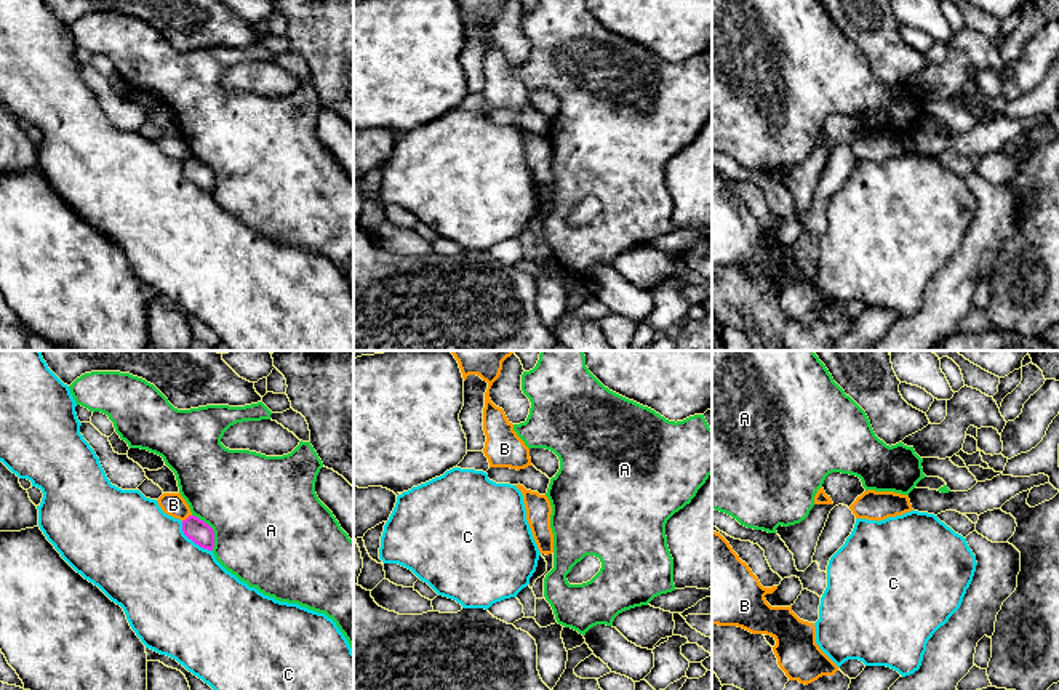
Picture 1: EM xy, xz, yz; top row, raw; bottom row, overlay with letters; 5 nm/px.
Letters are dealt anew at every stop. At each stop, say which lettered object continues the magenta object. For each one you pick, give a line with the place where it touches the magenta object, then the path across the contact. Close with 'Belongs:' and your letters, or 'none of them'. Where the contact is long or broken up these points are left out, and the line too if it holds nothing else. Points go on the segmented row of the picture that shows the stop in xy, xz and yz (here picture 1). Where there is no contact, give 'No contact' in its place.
Belongs: none of them

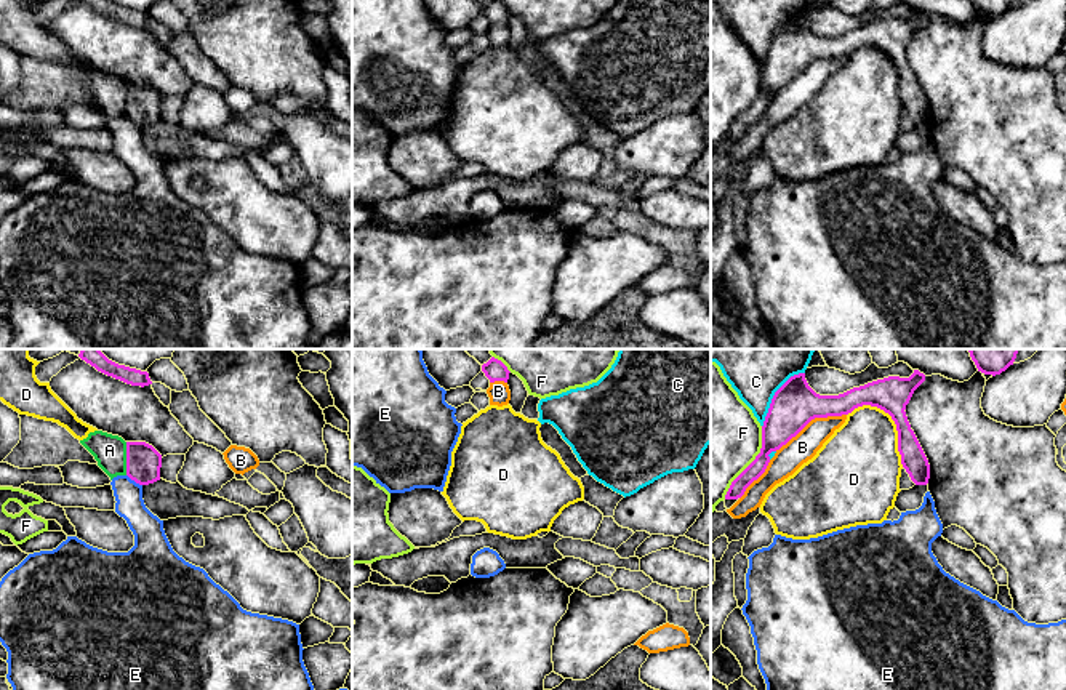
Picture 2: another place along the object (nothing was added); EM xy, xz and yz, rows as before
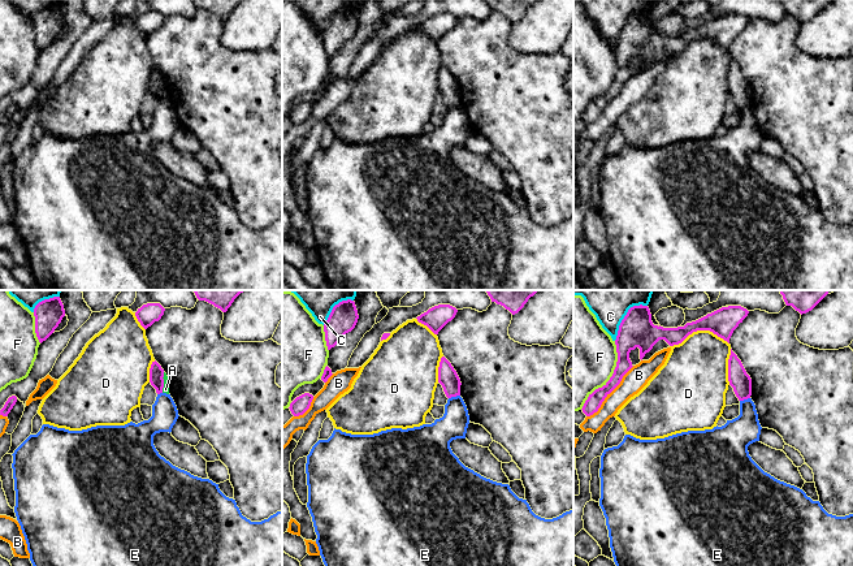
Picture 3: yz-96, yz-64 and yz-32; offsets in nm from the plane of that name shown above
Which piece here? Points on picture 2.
Belongs: none of them

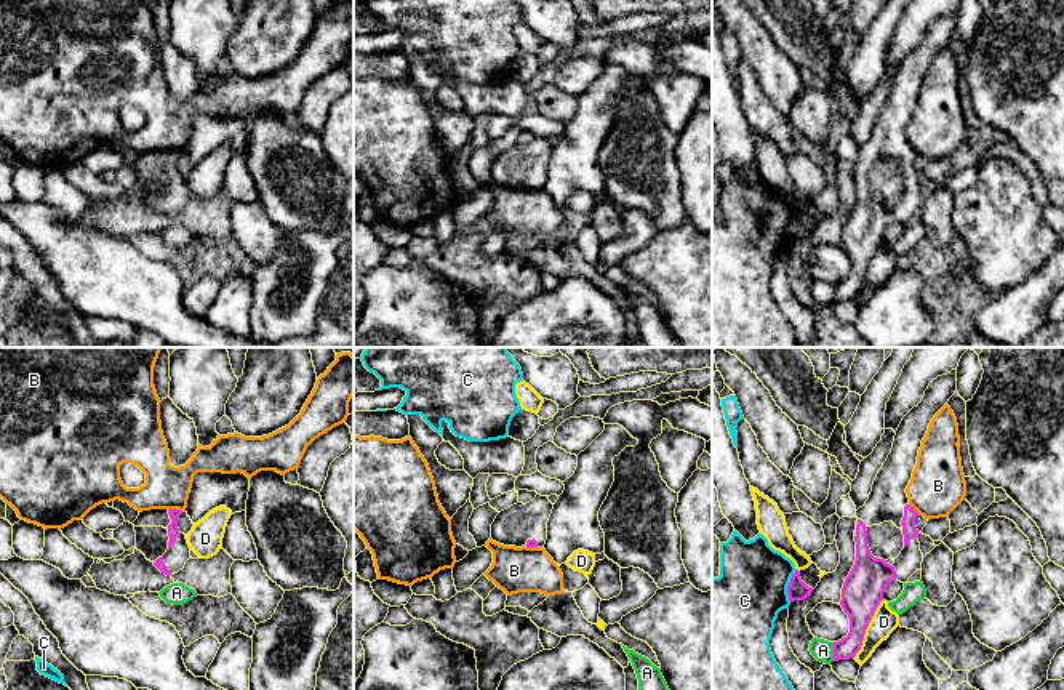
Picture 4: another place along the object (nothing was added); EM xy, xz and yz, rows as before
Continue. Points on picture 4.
Belongs: none of them

